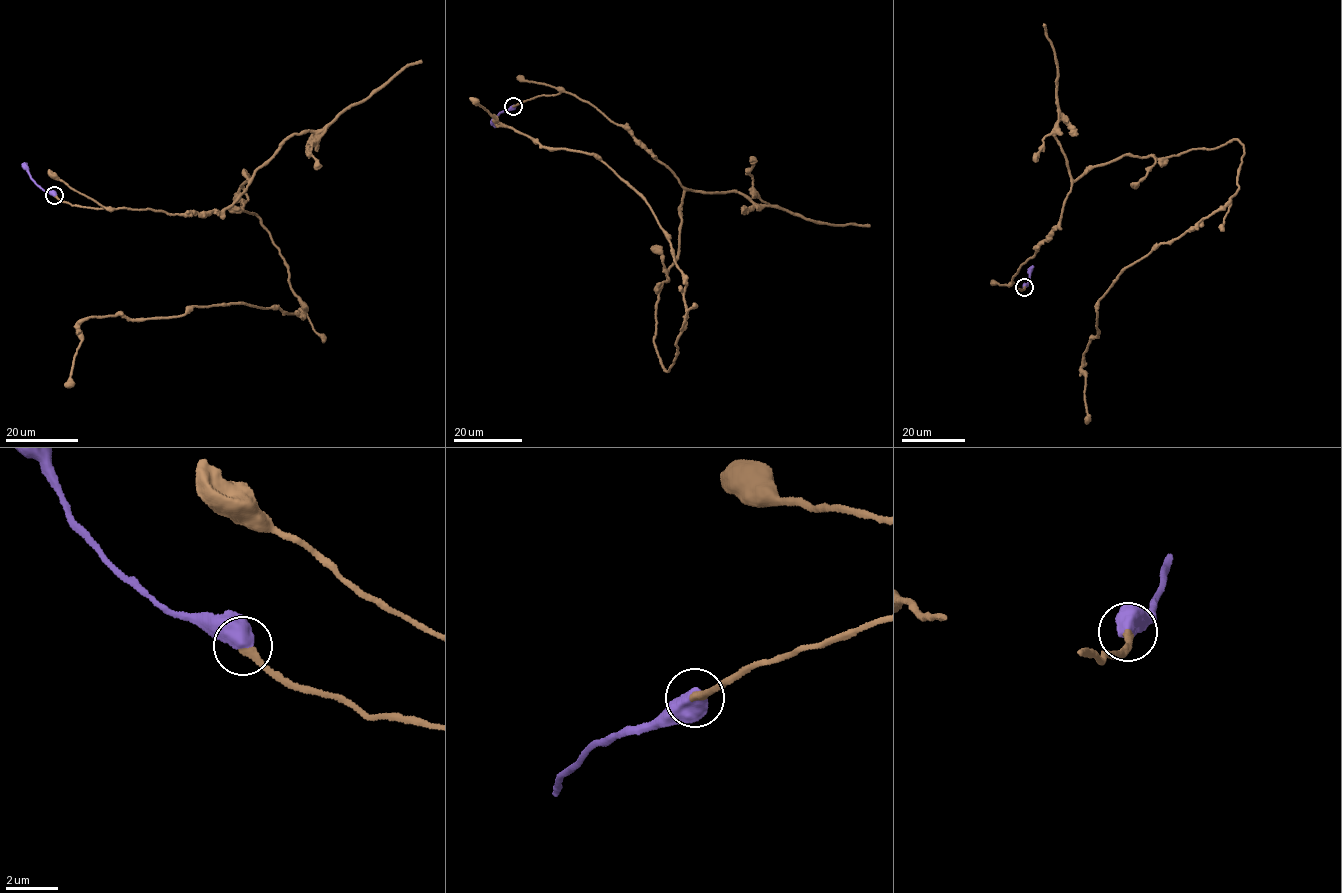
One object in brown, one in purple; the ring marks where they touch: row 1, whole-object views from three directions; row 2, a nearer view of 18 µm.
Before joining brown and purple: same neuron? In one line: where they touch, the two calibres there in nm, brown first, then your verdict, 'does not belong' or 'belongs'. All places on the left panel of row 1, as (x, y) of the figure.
at (54, 195); 320 nm thick on the brown side, 750 nm on the other; belongs

